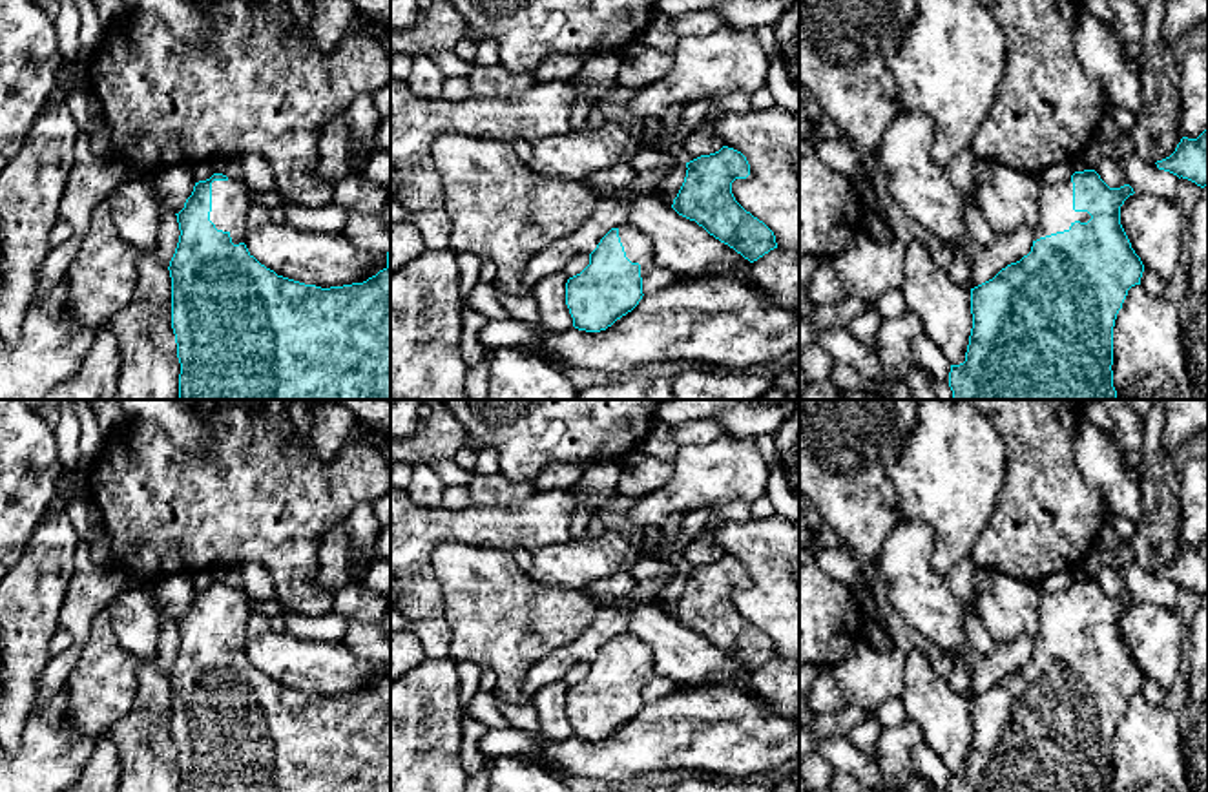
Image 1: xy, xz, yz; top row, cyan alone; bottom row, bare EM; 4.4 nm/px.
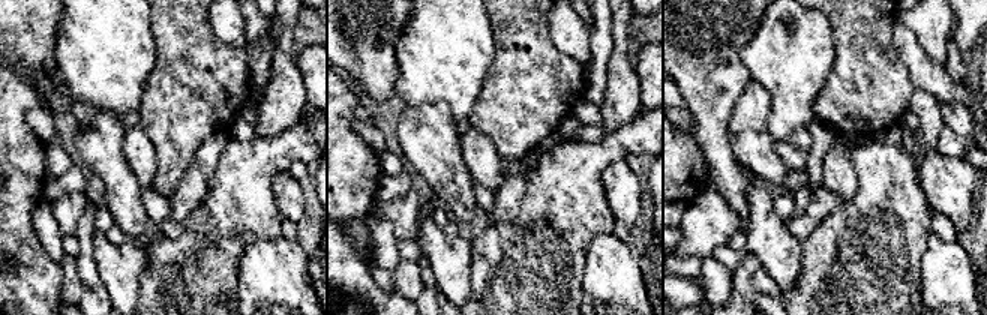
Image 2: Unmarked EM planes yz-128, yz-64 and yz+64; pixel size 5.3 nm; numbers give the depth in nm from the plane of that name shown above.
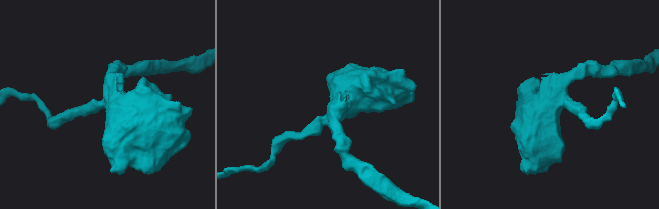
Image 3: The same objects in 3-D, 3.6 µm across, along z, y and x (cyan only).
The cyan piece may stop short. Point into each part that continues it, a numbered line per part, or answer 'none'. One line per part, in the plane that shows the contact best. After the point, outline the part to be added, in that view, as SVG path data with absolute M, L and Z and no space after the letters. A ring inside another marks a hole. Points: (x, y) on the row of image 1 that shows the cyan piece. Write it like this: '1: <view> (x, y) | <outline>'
1: yz (1055, 201) | M1071 179L1042 184L1038 193L1038 223L1033 228L1033 241L1069 230L1075 221L1088 223L1088 212L1073 210L1073 182Z

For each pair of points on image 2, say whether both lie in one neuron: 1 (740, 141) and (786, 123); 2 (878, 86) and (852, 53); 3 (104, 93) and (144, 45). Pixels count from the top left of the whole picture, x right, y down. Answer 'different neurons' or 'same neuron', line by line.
1: different neurons
2: same neuron
3: same neuron

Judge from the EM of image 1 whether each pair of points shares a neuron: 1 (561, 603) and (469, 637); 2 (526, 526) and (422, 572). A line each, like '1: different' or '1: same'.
1: same
2: same

